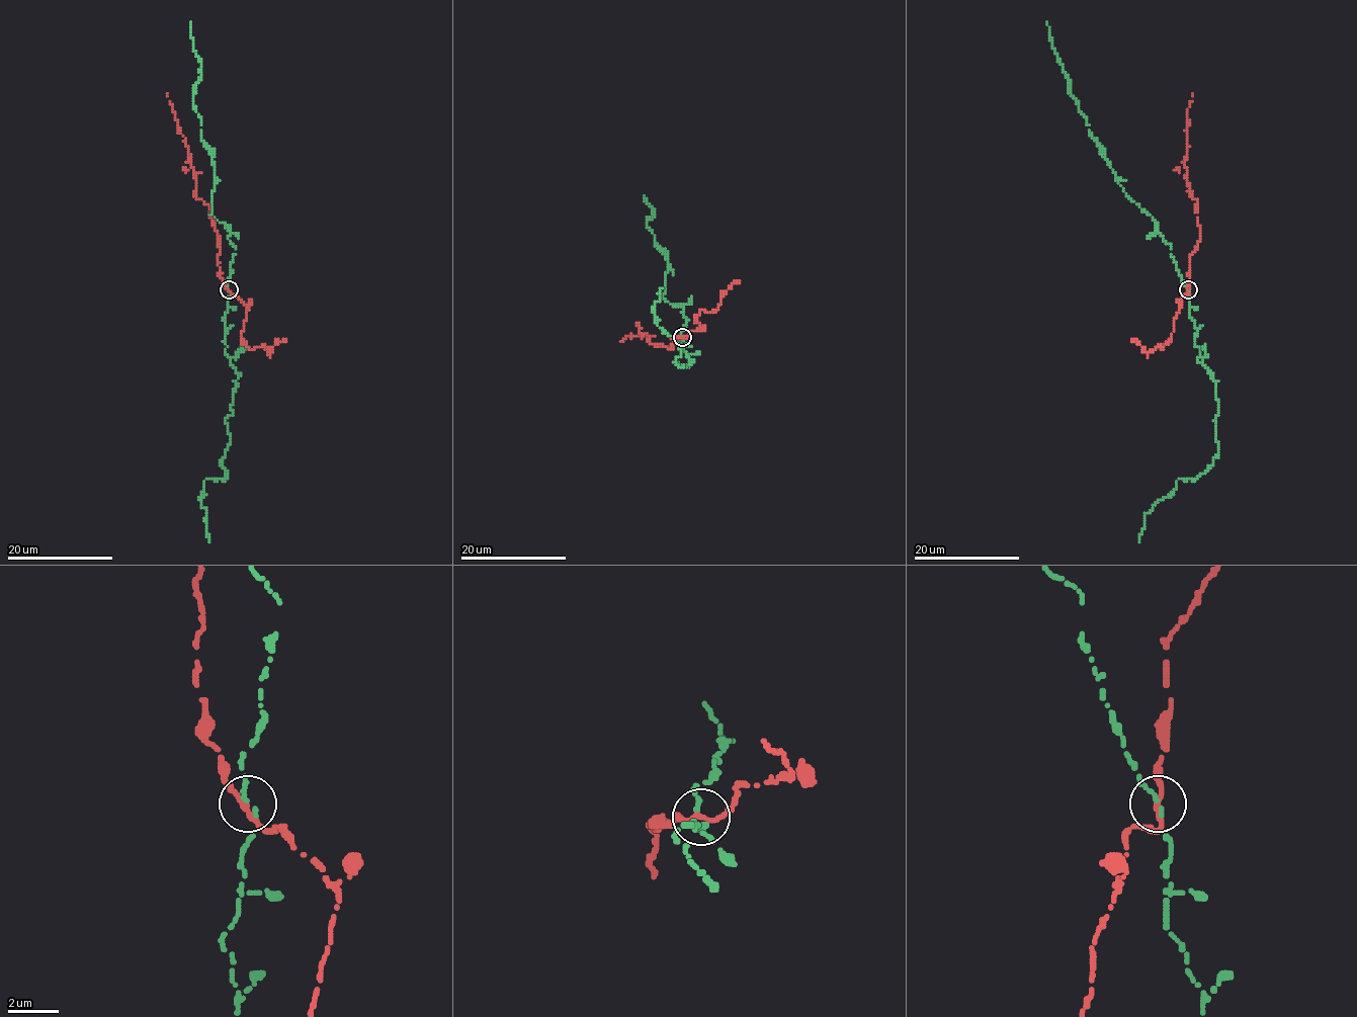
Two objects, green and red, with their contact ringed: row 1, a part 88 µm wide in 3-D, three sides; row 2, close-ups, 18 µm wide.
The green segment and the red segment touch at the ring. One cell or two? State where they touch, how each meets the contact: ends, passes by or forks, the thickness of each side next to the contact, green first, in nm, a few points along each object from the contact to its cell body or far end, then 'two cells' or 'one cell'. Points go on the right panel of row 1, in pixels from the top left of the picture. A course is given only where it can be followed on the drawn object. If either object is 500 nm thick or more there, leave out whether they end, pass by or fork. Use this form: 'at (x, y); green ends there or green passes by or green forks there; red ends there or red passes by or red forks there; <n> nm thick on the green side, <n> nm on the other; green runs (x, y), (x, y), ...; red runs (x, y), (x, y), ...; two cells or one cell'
at (1188, 289); green ends there; red passes by; 220 nm thick on the green side, 190 nm on the other; green runs (1187, 289), (1172, 247), (1155, 221), (1126, 195), (1090, 134), (1046, 22); red runs (1187, 289), (1189, 255), (1200, 239), (1196, 200), (1191, 195), (1185, 164), (1187, 108), (1193, 92); two cells

